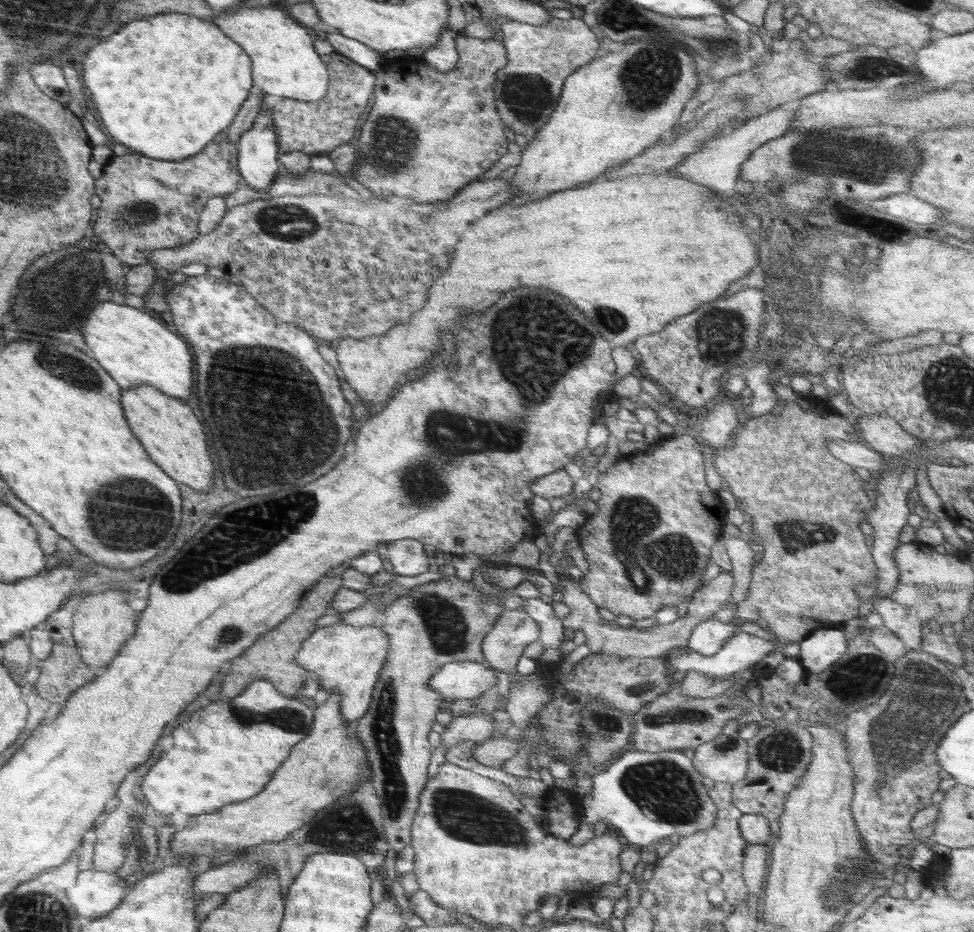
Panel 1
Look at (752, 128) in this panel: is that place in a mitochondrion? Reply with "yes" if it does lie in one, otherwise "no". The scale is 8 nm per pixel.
no

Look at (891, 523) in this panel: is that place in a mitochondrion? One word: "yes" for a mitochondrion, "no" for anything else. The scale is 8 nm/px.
no

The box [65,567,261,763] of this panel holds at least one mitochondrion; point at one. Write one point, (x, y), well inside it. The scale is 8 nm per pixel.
(230, 634)

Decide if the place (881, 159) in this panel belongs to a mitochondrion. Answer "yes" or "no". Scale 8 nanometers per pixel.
yes

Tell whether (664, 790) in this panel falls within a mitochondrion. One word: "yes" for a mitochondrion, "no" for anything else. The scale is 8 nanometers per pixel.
yes

